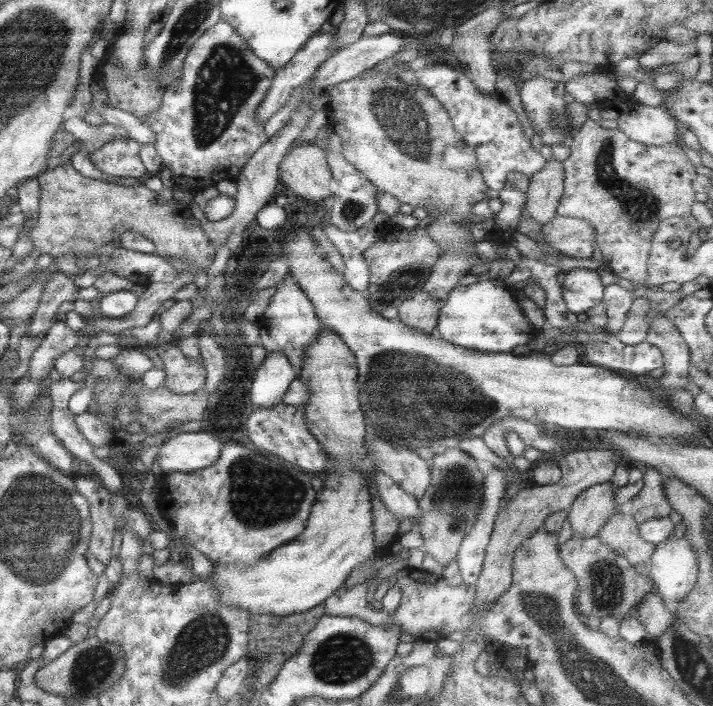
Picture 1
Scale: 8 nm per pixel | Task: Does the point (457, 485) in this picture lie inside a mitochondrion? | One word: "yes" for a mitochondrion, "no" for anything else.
yes

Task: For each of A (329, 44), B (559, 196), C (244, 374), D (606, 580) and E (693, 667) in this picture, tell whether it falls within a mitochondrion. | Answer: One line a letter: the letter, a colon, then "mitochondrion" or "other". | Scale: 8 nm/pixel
A: other
B: other
C: other
D: mitochondrion
E: mitochondrion

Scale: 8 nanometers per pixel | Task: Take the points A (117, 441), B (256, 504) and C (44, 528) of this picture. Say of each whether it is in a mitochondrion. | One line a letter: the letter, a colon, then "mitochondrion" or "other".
A: other
B: mitochondrion
C: mitochondrion

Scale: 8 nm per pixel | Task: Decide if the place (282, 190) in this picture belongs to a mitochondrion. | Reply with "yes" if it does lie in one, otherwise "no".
no

